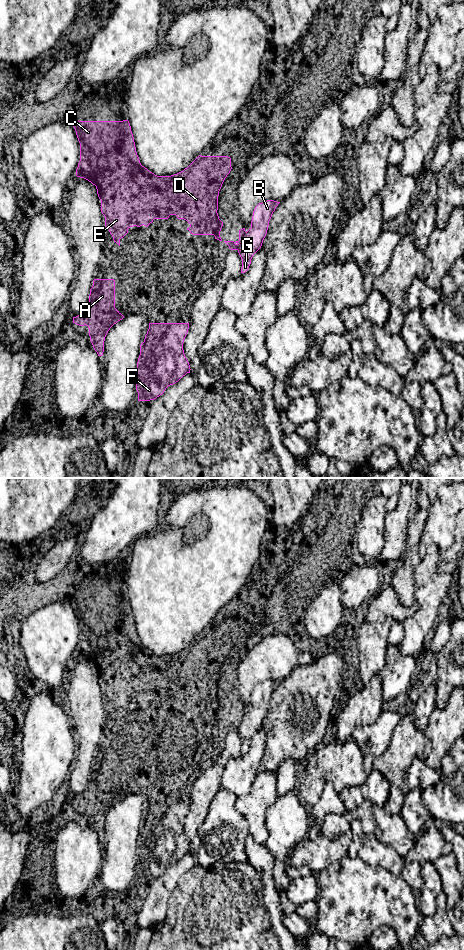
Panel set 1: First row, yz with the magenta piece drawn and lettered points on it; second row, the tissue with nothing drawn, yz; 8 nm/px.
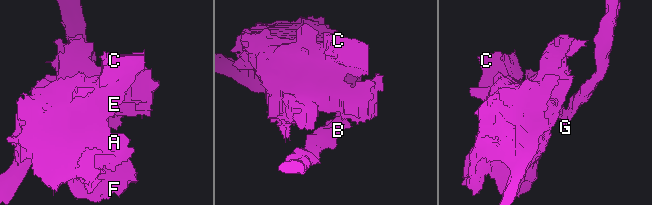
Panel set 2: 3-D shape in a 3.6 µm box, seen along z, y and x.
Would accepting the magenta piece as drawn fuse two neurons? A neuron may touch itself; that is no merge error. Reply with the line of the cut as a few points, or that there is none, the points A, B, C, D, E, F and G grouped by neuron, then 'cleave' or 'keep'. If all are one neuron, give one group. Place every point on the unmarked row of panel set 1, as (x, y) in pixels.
cut in yz along (246, 712), (237, 729); A C D E F / B G; cleave

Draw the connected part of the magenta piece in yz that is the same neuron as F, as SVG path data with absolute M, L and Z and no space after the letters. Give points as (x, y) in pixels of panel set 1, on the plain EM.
M149 803L144 822L140 825L137 842L138 881L156 879L164 873L168 866L175 864L187 853L190 853L190 845L183 830L188 809L189 803Z

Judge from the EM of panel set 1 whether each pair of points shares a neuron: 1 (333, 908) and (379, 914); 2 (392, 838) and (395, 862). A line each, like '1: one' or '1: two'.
1: one
2: two

